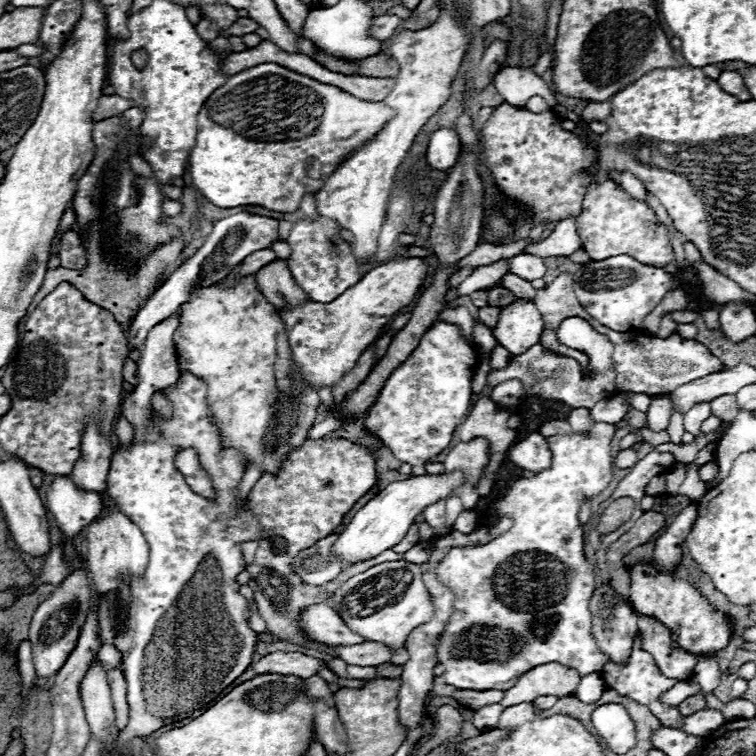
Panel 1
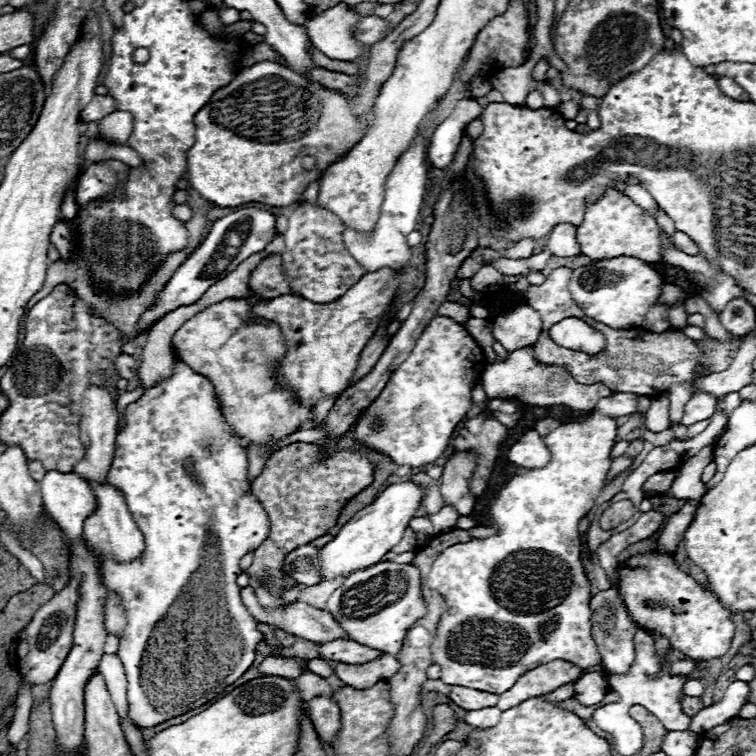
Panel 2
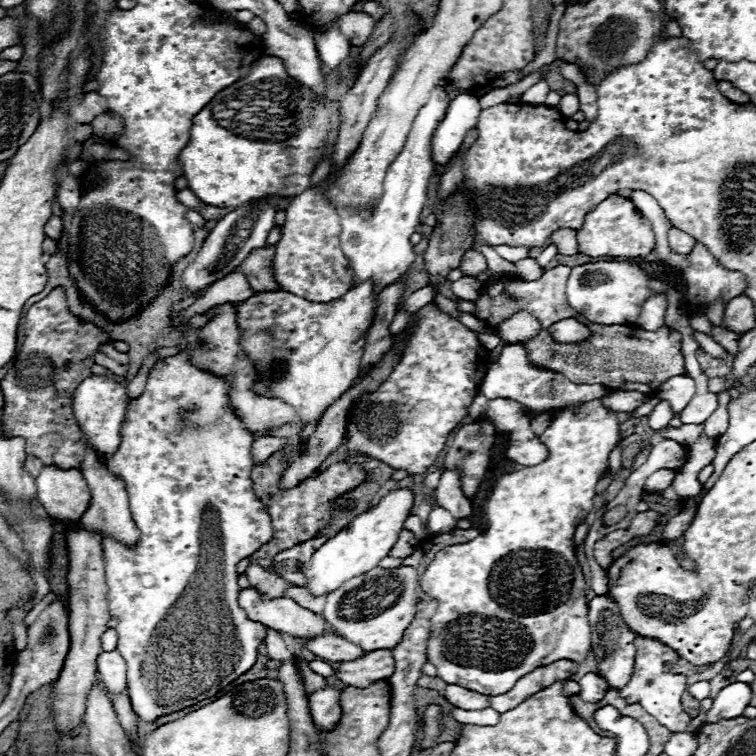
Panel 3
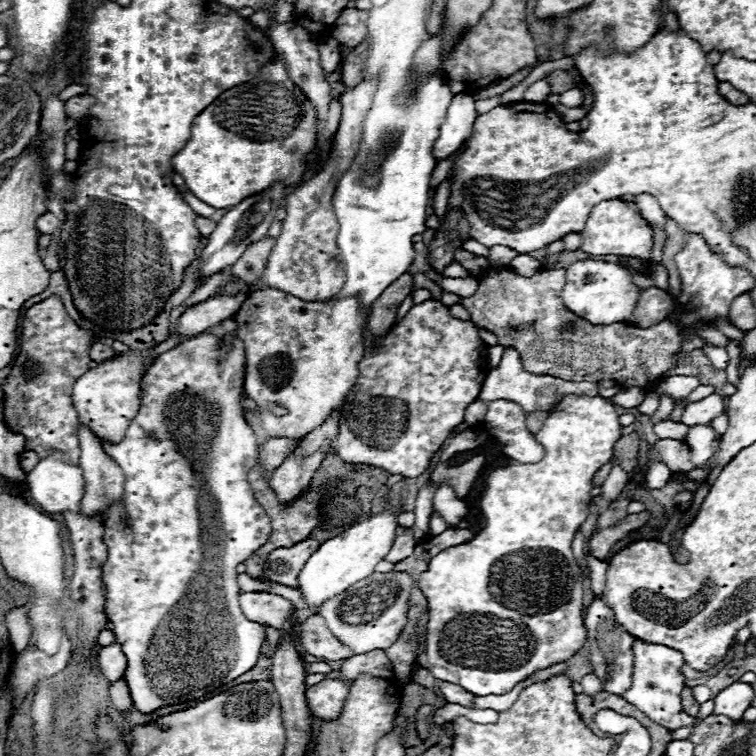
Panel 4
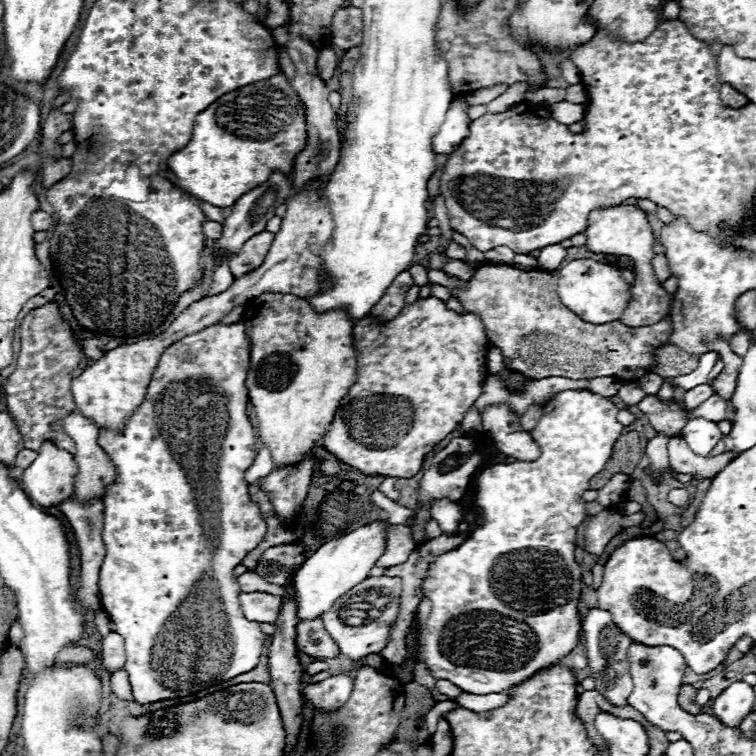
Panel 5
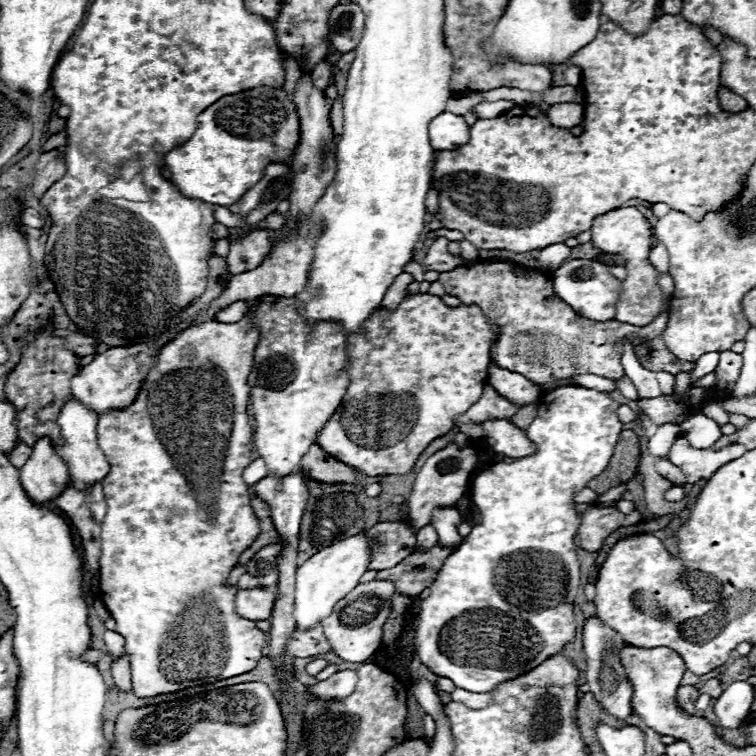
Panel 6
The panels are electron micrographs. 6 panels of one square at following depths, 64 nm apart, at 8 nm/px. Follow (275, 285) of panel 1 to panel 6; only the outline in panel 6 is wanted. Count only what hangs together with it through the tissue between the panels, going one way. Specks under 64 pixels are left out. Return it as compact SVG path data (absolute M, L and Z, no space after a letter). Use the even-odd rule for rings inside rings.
M252 230L240 240L234 240L230 236L230 252L226 256L230 272L240 274L240 272L248 272L260 266L264 256L270 250L268 238L270 238L268 230Z

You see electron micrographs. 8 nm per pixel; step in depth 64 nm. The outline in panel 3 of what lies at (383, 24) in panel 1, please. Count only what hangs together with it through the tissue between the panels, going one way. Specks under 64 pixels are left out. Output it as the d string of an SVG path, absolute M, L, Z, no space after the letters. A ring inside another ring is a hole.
M348 12L340 16L338 28L352 46L362 46L374 30L374 18L366 12Z

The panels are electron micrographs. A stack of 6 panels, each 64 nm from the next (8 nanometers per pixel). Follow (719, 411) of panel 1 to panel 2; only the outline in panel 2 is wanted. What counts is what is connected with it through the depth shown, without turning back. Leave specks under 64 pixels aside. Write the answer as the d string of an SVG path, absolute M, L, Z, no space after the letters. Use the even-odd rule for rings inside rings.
M732 392L727 394L723 400L718 400L716 411L720 411L726 416L729 417L732 413L732 410L740 404L740 396L738 392Z

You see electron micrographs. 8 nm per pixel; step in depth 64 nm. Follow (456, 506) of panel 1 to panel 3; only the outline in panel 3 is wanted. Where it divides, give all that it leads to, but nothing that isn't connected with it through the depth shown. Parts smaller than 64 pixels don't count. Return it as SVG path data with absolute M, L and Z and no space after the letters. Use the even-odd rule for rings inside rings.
M434 508L430 512L430 518L428 518L428 530L432 534L444 534L446 530L454 530L456 528L456 520L442 508Z

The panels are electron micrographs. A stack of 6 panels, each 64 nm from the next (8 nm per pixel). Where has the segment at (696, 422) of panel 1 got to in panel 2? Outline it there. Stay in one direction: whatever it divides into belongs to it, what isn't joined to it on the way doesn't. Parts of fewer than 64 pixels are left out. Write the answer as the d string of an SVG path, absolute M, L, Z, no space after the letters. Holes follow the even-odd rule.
M696 392L690 402L686 404L686 410L684 410L684 416L682 416L682 424L684 426L690 426L694 422L700 422L700 420L706 420L714 414L716 410L716 398L706 394L706 392Z

